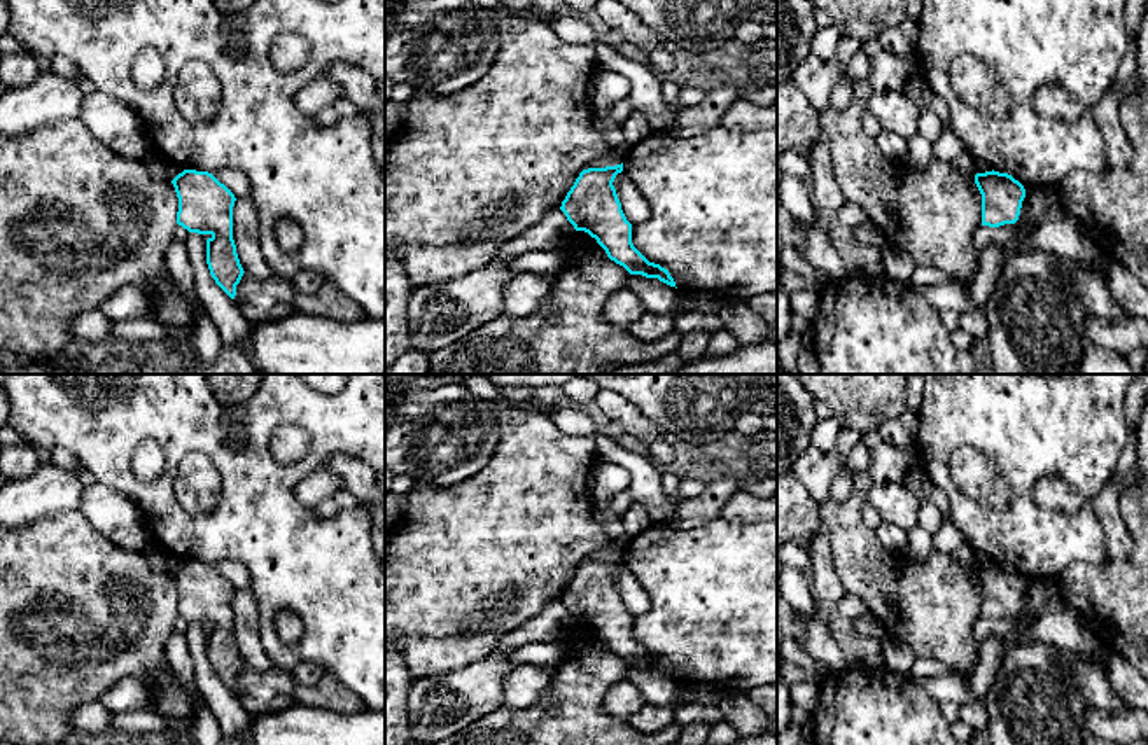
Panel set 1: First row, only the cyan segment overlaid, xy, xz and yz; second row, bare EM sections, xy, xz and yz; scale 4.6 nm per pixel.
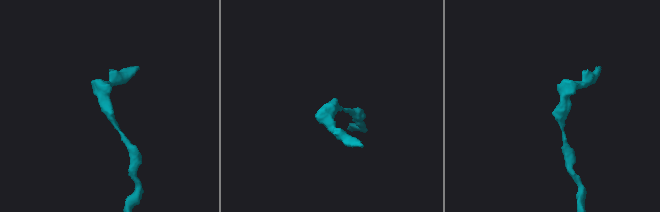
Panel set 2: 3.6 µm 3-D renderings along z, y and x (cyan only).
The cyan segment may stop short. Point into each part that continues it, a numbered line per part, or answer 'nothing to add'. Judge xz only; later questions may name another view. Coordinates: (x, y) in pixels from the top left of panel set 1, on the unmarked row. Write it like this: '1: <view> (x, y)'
nothing to add

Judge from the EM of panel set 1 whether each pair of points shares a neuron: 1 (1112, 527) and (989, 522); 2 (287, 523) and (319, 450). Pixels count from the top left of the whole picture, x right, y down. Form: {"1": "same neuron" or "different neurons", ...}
{"1": "different neurons", "2": "same neuron"}

